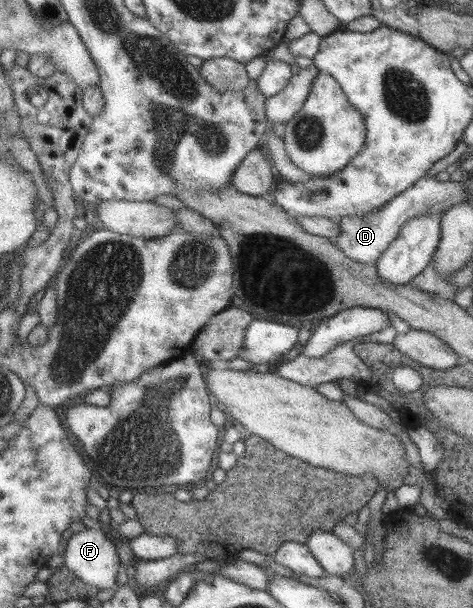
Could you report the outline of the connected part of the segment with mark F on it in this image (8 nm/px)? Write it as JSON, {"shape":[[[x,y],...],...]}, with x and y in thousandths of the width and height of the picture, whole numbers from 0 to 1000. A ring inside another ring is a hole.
{"shape":[[[180,867],[178,872],[156,875],[140,891],[133,921],[137,934],[163,952],[173,959],[205,965],[207,970],[218,970],[218,967],[243,970],[258,957],[252,918],[224,873]]]}

